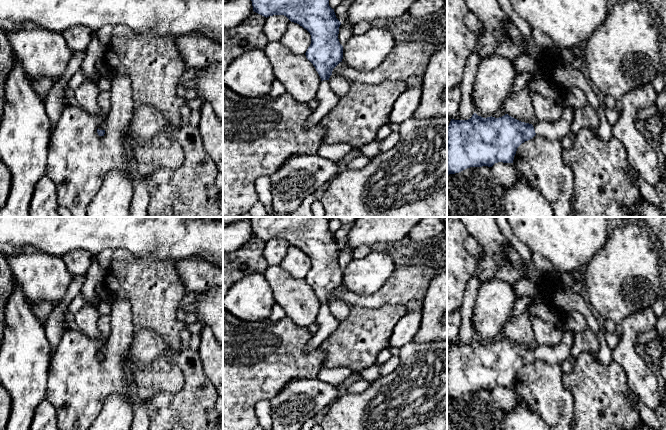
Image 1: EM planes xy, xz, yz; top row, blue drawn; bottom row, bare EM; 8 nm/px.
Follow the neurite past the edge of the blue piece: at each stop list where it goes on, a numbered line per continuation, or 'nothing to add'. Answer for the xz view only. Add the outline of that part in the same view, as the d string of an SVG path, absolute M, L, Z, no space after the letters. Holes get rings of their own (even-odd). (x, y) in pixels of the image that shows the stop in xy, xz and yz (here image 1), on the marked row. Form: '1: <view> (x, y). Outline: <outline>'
1: xz (327, 98). Outline: M328 80L320 83L316 98L319 101L318 107L312 111L306 126L311 127L320 124L322 119L336 106L339 97L332 91Z

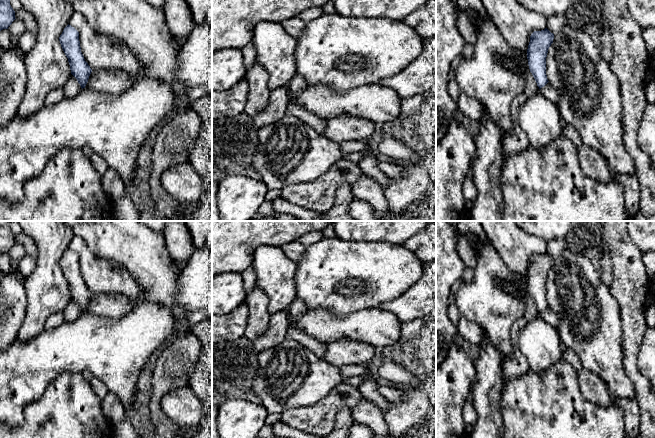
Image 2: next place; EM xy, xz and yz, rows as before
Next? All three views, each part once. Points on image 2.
nothing to add

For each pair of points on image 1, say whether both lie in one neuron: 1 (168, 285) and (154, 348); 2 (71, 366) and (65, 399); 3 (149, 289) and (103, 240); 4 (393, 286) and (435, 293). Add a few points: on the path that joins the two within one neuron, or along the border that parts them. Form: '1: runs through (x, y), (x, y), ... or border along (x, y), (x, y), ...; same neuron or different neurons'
1: border along (135, 328), (153, 329), (172, 350); different neurons
2: runs through (71, 374), (71, 391); same neuron
3: border along (113, 250), (127, 249), (136, 257); different neurons
4: border along (436, 274), (428, 286), (423, 307), (420, 310); different neurons

